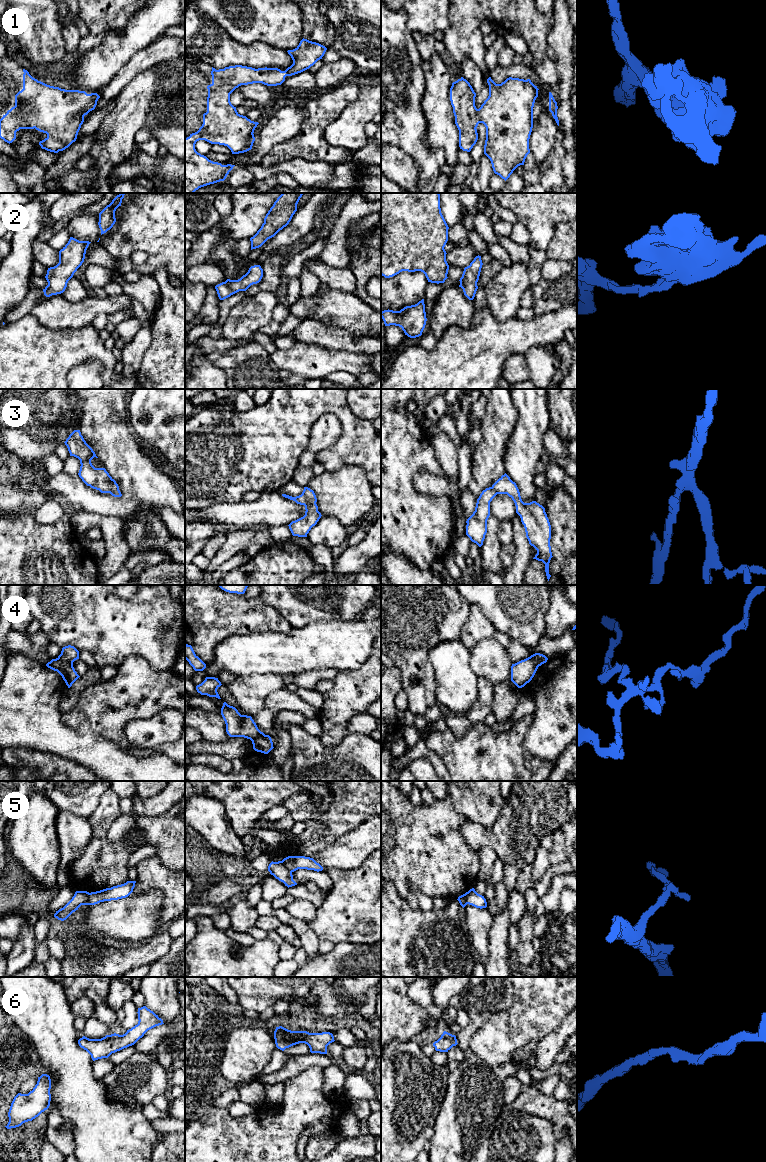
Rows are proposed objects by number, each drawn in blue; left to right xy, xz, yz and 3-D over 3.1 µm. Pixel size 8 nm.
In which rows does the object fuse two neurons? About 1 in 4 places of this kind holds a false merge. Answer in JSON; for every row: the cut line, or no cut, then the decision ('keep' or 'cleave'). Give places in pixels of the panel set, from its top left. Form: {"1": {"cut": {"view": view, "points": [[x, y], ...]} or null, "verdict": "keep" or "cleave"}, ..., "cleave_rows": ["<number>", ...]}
{"1": {"cut": null, "verdict": "keep"}, "2": {"cut": null, "verdict": "keep"}, "3": {"cut": null, "verdict": "keep"}, "4": {"cut": {"view": "xy", "points": [[56, 658], [72, 664]]}, "verdict": "cleave"}, "5": {"cut": null, "verdict": "keep"}, "6": {"cut": null, "verdict": "keep"}, "cleave_rows": ["4"]}

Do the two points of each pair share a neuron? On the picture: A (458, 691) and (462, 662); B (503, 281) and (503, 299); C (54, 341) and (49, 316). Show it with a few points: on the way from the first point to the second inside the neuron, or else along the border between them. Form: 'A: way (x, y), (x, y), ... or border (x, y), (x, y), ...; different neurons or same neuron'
A: way (458, 684), (458, 669); same neuron
B: way (503, 285), (503, 295); same neuron
C: border (33, 315), (42, 324), (53, 329), (76, 329); different neurons

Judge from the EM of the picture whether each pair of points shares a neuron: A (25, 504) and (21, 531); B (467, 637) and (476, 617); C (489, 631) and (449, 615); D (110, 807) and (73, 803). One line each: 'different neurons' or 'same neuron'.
A: different neurons
B: same neuron
C: different neurons
D: different neurons

